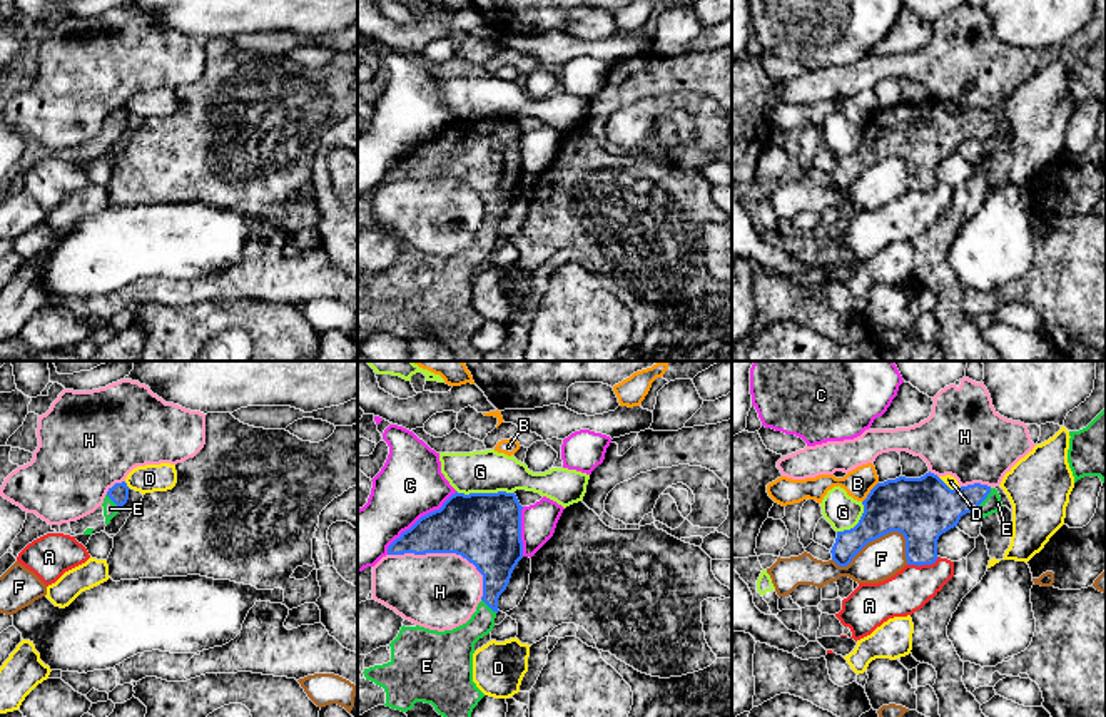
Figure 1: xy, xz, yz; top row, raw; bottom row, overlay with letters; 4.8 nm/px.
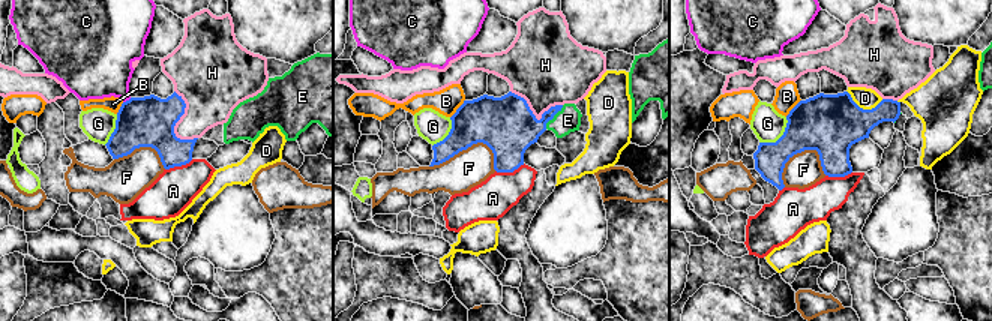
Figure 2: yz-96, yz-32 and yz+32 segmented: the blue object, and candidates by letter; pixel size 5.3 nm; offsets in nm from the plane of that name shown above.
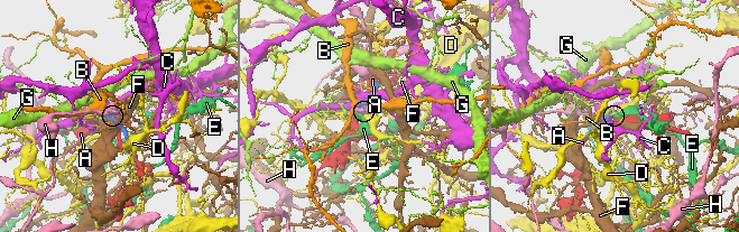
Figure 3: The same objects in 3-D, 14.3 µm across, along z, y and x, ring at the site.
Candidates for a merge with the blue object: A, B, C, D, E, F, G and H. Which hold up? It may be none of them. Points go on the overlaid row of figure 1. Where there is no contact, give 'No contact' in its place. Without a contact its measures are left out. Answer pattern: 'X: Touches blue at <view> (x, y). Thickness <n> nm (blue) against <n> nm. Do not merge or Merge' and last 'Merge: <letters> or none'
A: Touches blue at yz (923, 564). Thickness 280 nm (blue) against 200 nm. Do not merge
B: Touches blue at yz (871, 492). Thickness 300 nm (blue) against 140 nm. Do not merge
C: Touches blue at xz (420, 518). Thickness 300 nm (blue) against 320 nm. Do not merge
D: Touches blue at yz (948, 487). Thickness 300 nm (blue) against 60 nm. Do not merge
E: Touches blue at yz (984, 498). Thickness 240 nm (blue) against 80 nm. Merge
F: Touches blue at yz (869, 540). Thickness 280 nm (blue) against 190 nm. Do not merge
G: Touches blue at xz (485, 493). Thickness 340 nm (blue) against 200 nm. Do not merge
H: Touches blue at xz (446, 552). Thickness 340 nm (blue) against 360 nm. Do not merge
Merge: E

